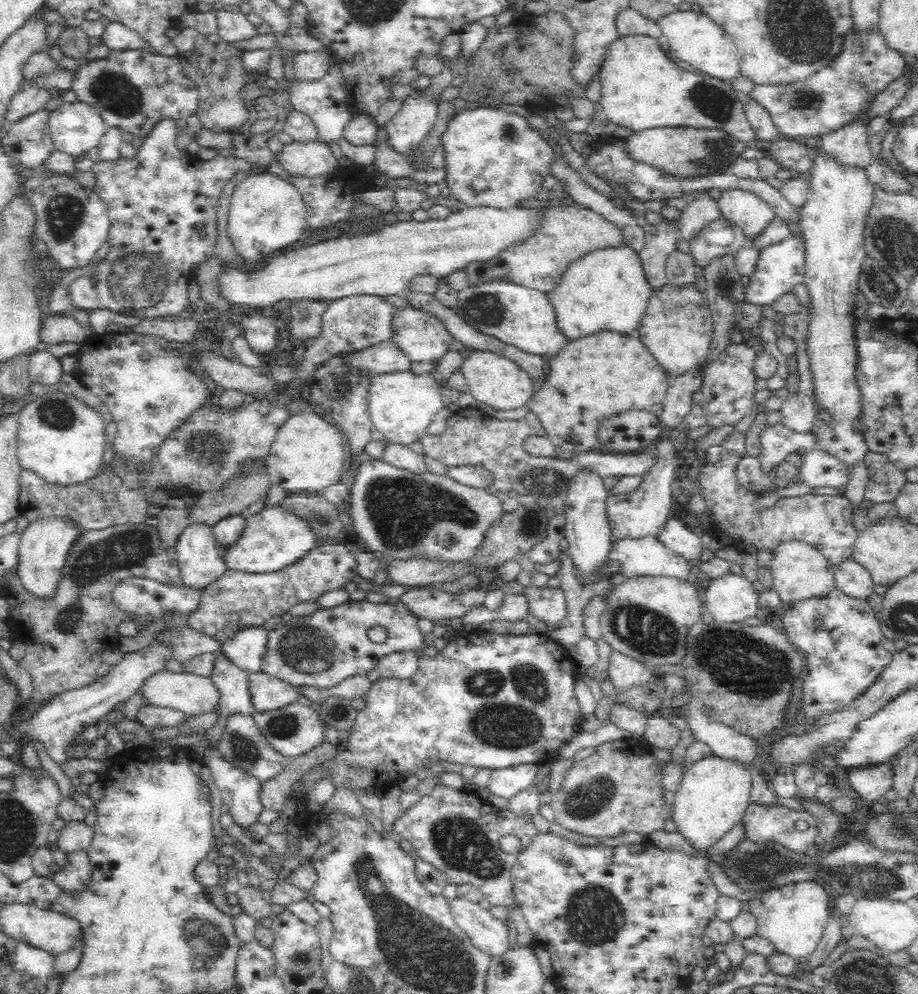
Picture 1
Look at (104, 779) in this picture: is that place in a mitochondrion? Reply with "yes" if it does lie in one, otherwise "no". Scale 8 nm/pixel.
no

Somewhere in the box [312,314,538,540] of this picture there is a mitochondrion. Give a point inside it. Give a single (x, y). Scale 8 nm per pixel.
(345, 382)

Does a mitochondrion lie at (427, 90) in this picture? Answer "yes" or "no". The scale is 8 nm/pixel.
no

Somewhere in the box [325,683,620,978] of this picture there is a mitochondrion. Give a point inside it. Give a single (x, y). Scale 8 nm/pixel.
(461, 844)

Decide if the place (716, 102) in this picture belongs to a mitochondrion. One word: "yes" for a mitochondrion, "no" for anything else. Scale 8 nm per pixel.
yes

